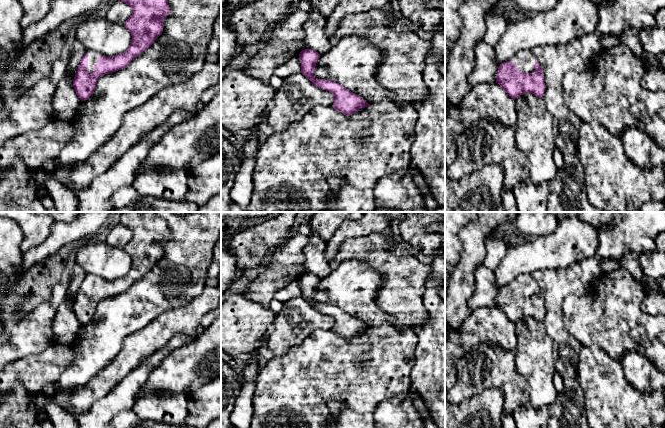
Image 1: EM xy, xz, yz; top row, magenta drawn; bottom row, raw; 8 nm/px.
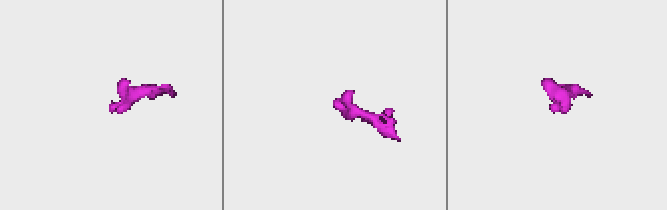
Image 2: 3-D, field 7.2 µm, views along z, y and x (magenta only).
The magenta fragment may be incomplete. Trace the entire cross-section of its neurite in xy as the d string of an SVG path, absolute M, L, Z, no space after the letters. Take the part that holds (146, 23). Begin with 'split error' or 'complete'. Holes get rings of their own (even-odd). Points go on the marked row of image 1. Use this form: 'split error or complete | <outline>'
split error | M167 0L122 1L133 10L124 22L132 36L131 44L124 53L111 57L95 50L86 50L73 80L74 90L81 101L93 94L101 76L125 68L135 57L146 51L162 34L164 17L170 15Z

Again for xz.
complete | M304 49L300 52L301 73L309 79L315 86L327 90L334 95L332 107L346 116L350 116L360 109L369 106L362 97L346 89L344 86L325 79L314 77L316 63L320 58L316 51Z

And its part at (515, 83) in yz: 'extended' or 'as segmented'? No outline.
extended

